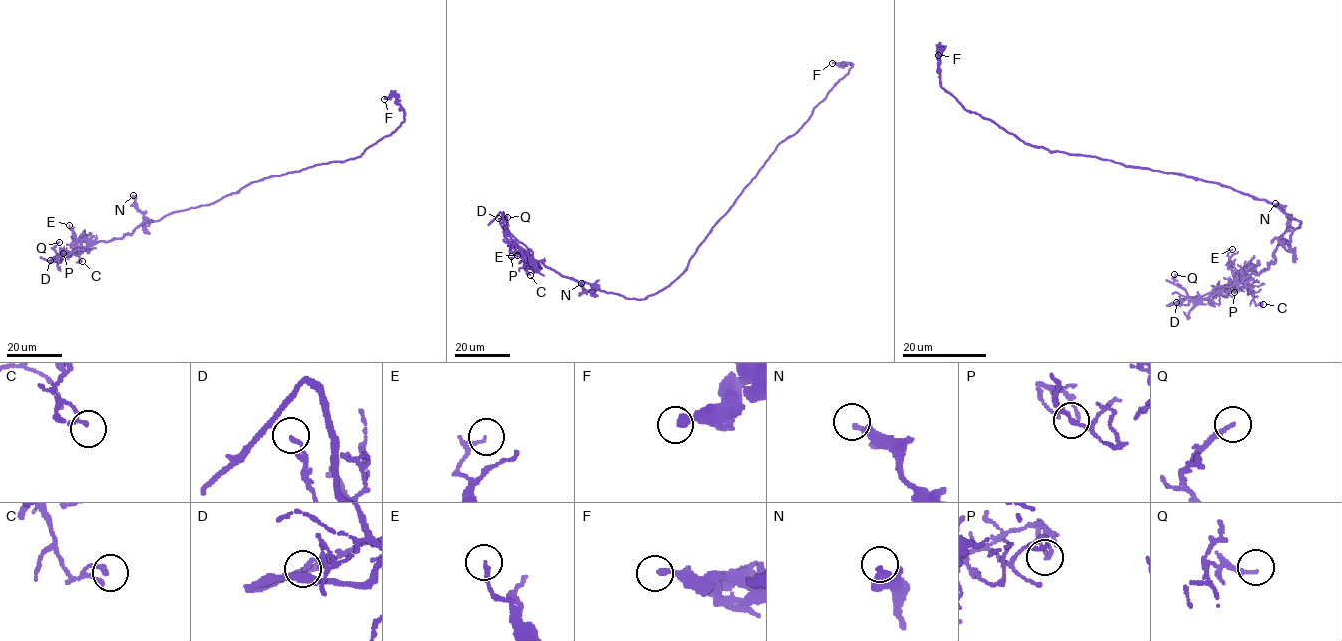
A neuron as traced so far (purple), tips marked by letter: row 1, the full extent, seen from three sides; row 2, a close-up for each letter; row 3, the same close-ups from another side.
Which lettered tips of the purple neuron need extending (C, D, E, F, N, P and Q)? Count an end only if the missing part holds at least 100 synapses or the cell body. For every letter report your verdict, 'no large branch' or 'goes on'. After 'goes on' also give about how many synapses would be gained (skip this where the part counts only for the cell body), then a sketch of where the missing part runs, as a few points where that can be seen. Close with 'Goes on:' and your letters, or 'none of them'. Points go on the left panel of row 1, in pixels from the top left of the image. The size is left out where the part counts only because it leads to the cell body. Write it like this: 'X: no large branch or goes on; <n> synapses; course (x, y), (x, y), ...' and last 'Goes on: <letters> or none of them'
C: no large branch
D: no large branch
E: no large branch
F: no large branch
N: no large branch
P: no large branch
Q: no large branch
Goes on: none of them

